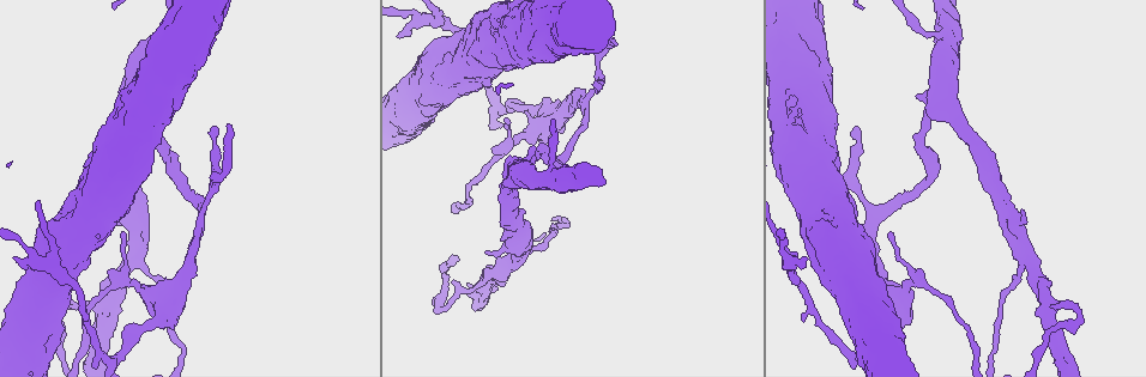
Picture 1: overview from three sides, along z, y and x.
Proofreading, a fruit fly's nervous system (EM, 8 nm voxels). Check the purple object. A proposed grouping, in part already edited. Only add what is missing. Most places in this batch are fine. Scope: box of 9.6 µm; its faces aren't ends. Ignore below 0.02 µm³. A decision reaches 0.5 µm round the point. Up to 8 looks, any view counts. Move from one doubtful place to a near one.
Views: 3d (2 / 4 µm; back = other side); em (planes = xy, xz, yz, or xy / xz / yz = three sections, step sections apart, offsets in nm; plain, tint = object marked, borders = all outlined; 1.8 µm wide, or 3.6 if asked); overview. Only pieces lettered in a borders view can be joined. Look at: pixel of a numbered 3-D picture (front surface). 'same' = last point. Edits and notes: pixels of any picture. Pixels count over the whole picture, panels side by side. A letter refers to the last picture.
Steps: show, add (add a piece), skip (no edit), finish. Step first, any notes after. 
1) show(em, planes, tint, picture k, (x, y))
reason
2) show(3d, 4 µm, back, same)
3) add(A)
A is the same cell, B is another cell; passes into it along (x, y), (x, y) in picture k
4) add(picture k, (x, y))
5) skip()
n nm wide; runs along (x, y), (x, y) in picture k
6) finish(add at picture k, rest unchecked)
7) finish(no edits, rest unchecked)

show(em, 3.6 µm, yz, step 4, borders, picture 1, (53, 261))
three arms meet

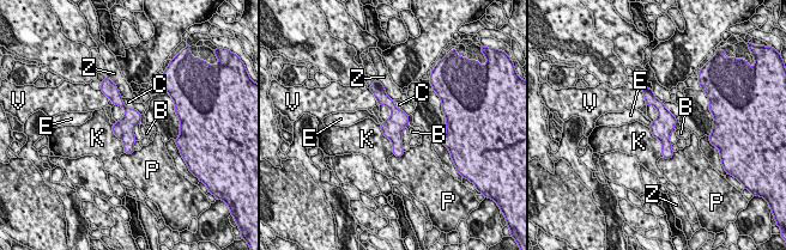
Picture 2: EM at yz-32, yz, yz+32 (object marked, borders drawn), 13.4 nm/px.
skip()
K touches over 440 nm; B, C, E, K, P, V and Z are other cells; runs along (648, 95), (661, 109), (669, 154) in picture 2; no lettered piece goes on from it

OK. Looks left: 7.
show(em, planes, borders, picture 1, (612, 39))
thin end

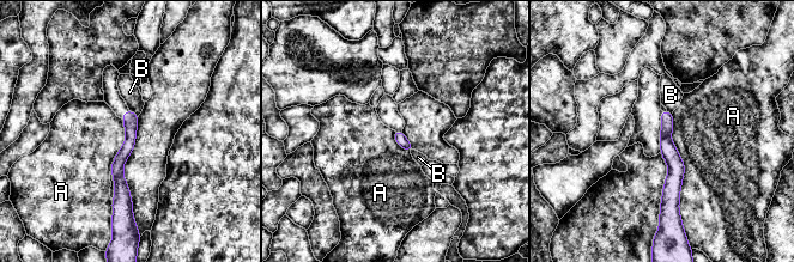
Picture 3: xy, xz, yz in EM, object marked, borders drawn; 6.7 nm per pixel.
skip()
A and B are other cells; none of them fits

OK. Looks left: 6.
show(3d, 4 µm, picture 1, (1046, 301))
thick turns thin

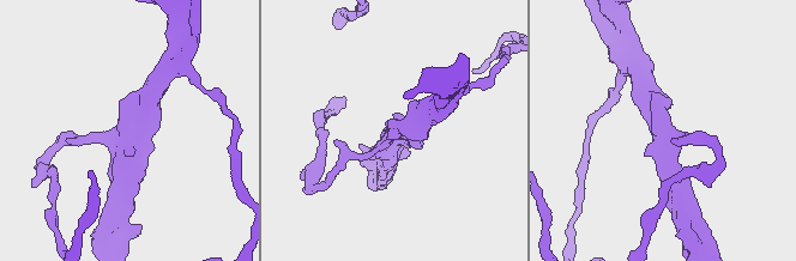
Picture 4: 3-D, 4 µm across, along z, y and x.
show(em, xy, step 4, tint, picture 4, (392, 130))

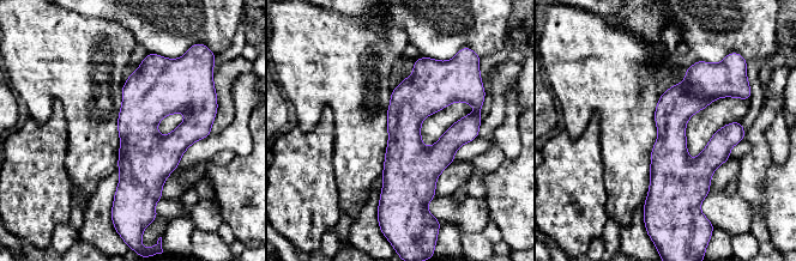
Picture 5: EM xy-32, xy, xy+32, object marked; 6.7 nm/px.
show(em, planes, borders, same)
cut it another way

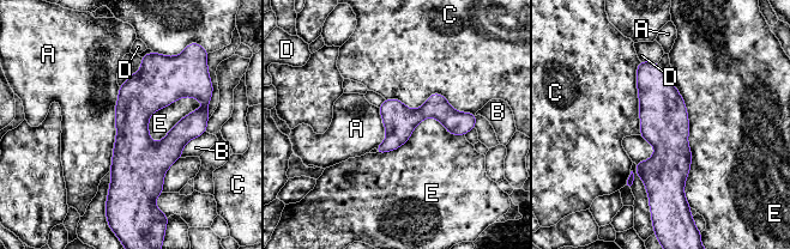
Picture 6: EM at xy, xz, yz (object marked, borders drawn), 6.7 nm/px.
skip()
C touches over 600 nm; A, B, C, D and E are other cells; runs along (643, 64), (662, 107), (659, 196) in picture 6; none of them fits

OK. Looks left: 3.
finish(no edits, rest unchecked)

